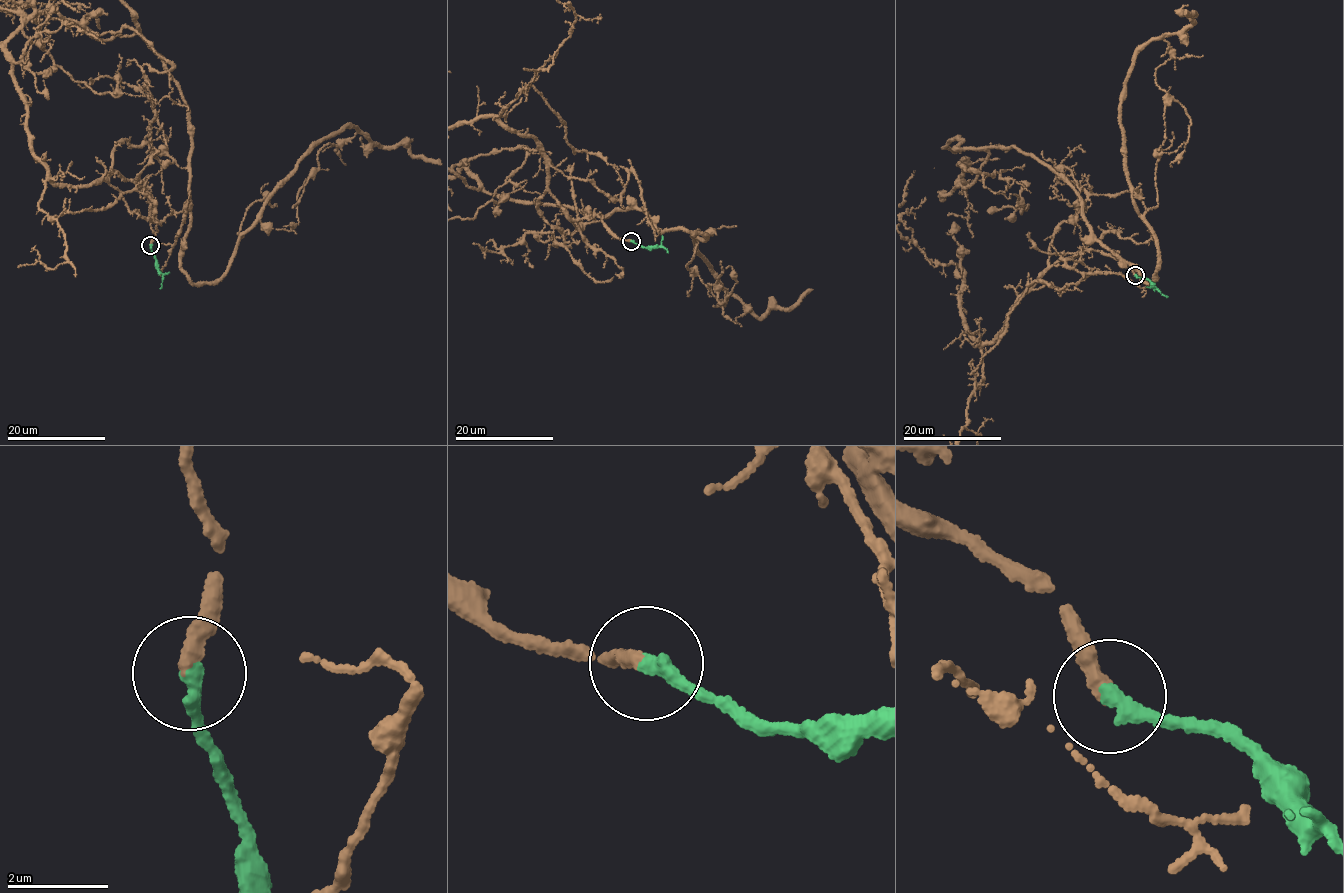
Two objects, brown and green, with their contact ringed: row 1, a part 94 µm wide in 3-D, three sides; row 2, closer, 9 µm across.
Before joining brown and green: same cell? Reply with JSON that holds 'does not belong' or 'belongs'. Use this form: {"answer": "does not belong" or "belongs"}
{"answer": "belongs"}

